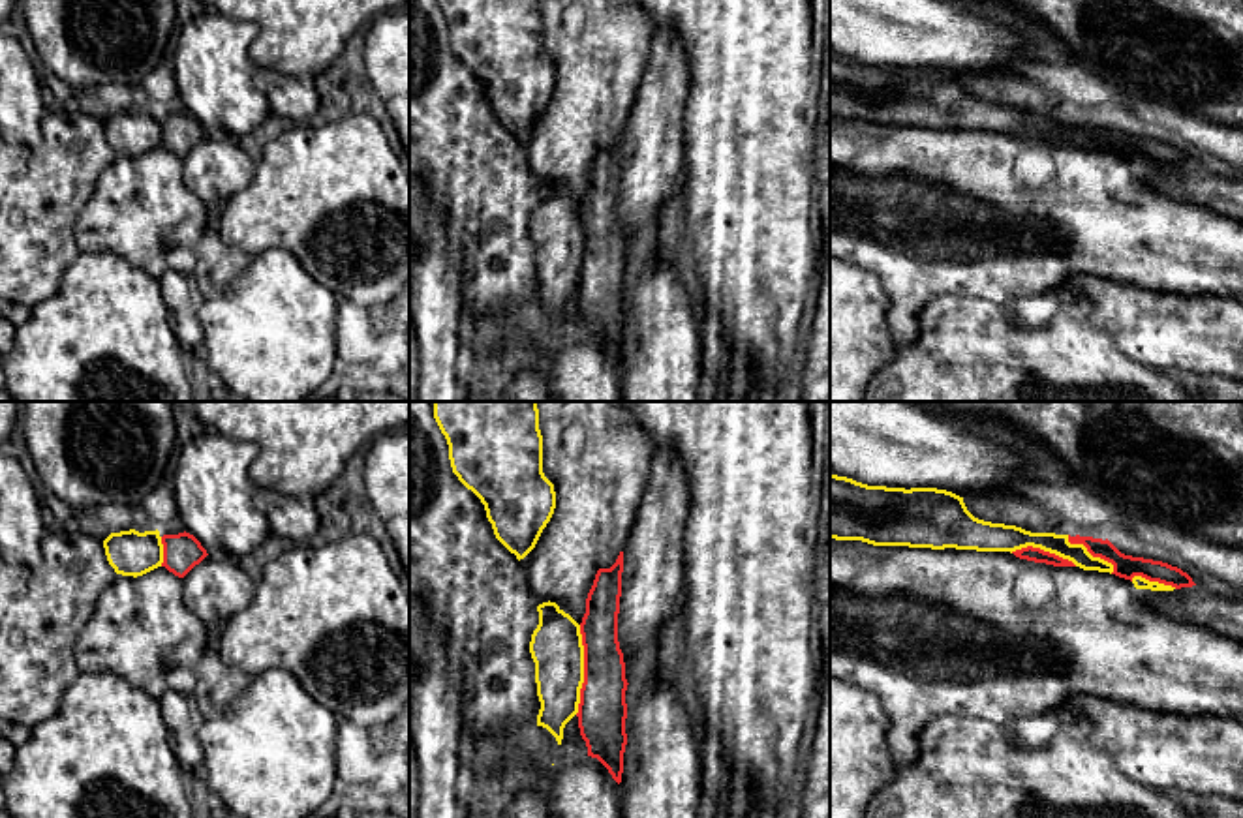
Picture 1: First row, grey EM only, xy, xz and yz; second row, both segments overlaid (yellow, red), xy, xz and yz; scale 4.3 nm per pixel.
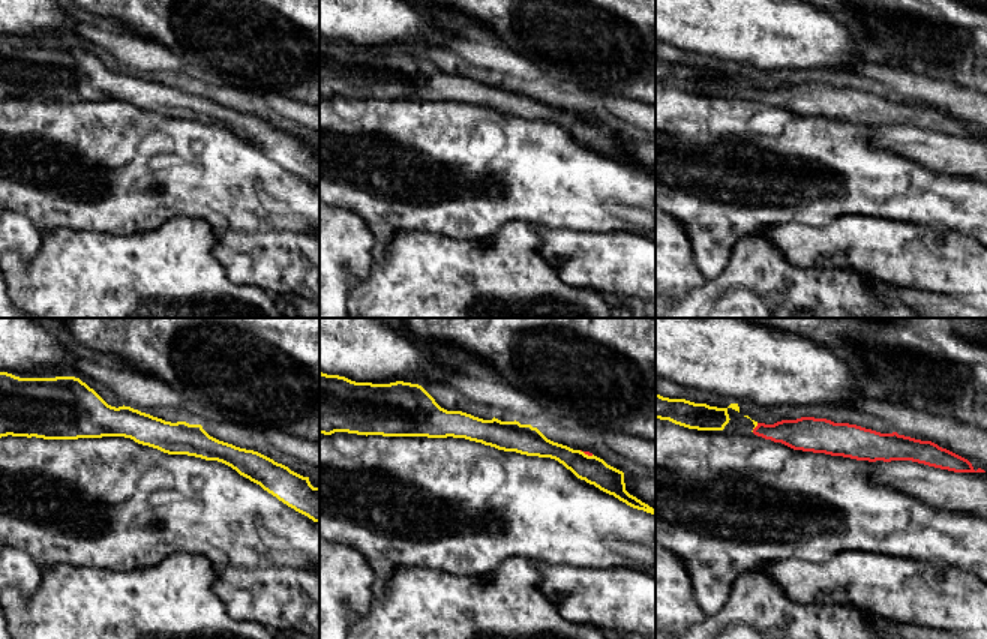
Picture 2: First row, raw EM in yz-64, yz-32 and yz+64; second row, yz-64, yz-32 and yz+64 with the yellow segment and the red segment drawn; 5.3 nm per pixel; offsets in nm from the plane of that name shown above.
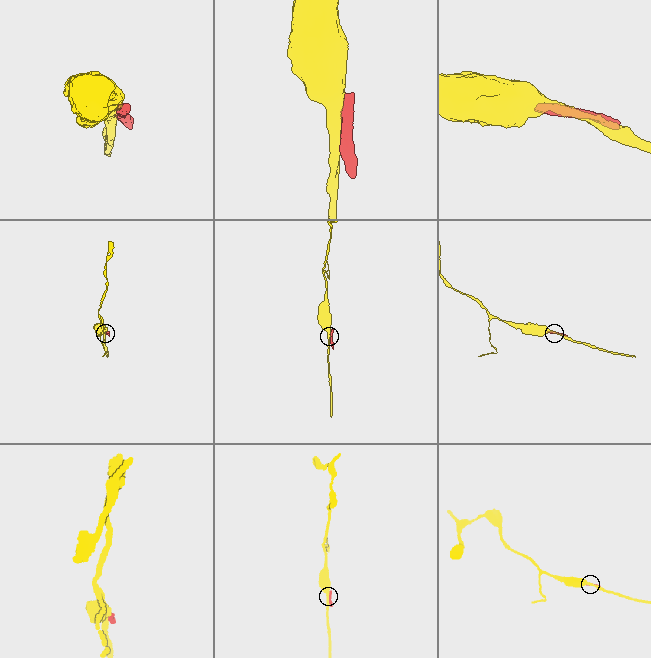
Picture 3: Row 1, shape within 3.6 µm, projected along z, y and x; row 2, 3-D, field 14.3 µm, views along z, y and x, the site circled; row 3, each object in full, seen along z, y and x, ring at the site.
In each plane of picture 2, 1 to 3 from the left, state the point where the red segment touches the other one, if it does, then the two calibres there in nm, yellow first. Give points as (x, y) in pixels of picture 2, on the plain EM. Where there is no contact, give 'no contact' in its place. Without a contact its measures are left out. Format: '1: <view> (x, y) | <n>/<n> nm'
1: no contact
2: yz-32 (587, 119) | 150/20 nm
3: yz+64 (755, 90) | 20/170 nm

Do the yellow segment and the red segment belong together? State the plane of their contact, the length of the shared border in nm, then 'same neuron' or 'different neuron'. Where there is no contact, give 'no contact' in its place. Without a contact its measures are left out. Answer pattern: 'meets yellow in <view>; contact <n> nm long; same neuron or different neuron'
meets yellow in xz; contact 380 nm long; different neuron

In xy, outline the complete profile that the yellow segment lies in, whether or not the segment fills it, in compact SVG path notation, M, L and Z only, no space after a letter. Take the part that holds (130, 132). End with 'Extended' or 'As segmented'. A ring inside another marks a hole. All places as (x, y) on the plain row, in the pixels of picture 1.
M158 109L111 113L103 120L103 128L109 144L122 156L137 158L163 143L163 124Z. As segmented

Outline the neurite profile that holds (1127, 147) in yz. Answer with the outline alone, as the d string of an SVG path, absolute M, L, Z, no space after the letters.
M1070 116L1070 124L1083 124L1093 137L1100 137L1113 144L1113 152L1119 158L1130 159L1134 156L1142 156L1149 161L1159 161L1164 165L1172 165L1175 169L1196 165L1192 158L1177 146L1172 146L1162 141L1132 137L1121 133L1108 118L1093 118L1093 116Z

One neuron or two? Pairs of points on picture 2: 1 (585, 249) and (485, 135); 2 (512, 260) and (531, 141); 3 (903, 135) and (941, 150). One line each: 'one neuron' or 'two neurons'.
1: two neurons
2: two neurons
3: one neuron

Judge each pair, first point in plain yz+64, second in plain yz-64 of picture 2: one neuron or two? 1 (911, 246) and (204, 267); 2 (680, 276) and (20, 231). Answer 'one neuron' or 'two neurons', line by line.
1: two neurons
2: one neuron

